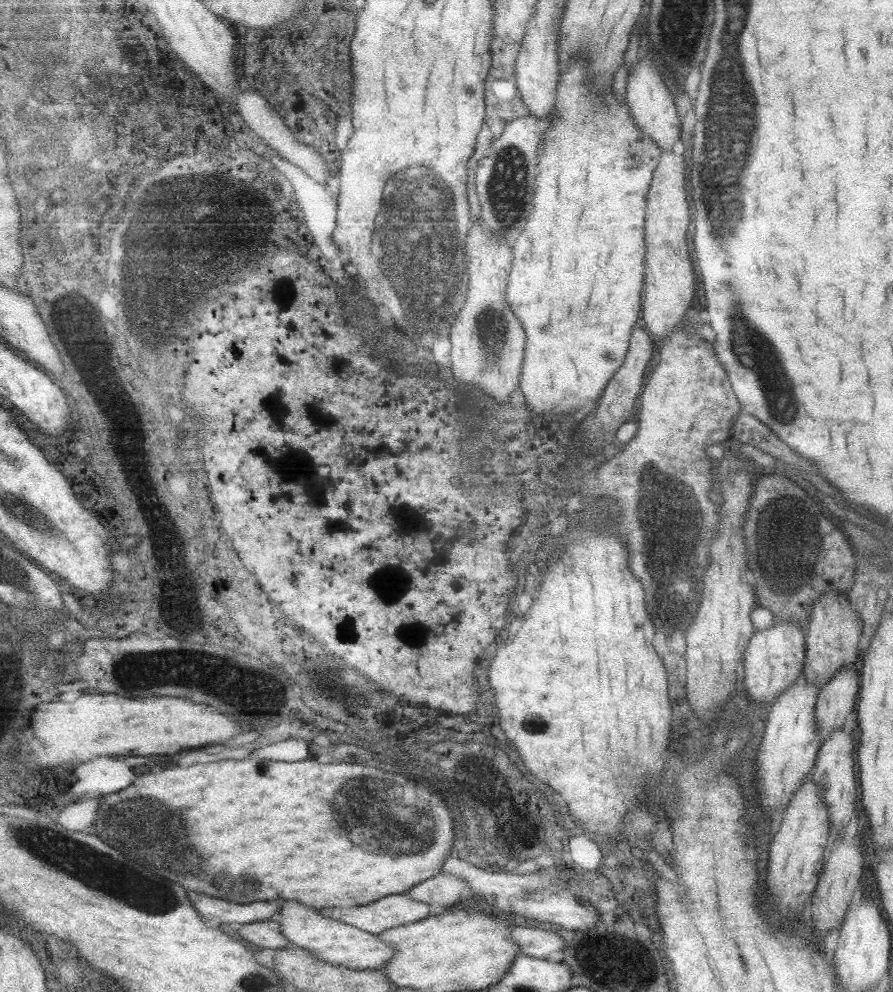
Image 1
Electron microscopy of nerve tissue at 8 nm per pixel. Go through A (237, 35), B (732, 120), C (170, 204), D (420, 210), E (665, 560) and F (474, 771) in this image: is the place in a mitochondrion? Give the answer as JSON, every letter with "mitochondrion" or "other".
{"A":"other","B":"mitochondrion","C":"mitochondrion","D":"mitochondrion","E":"mitochondrion","F":"mitochondrion"}

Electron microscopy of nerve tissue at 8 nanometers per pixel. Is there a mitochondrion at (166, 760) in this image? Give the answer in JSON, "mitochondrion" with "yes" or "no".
{"mitochondrion":"no"}

